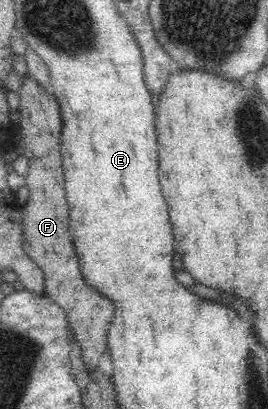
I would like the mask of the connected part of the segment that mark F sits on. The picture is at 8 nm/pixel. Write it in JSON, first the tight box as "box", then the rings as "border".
{"box":[19,75,114,373],"border":[[[26,75],[19,90],[21,135],[24,157],[29,161],[25,175],[29,190],[27,203],[21,210],[22,246],[45,277],[45,290],[51,301],[65,312],[69,330],[81,347],[81,358],[89,373],[99,368],[100,358],[108,351],[108,332],[114,317],[113,303],[95,293],[81,277],[79,261],[69,234],[68,202],[65,196],[60,135],[62,130],[60,106],[51,92],[46,92],[32,77]]]}

